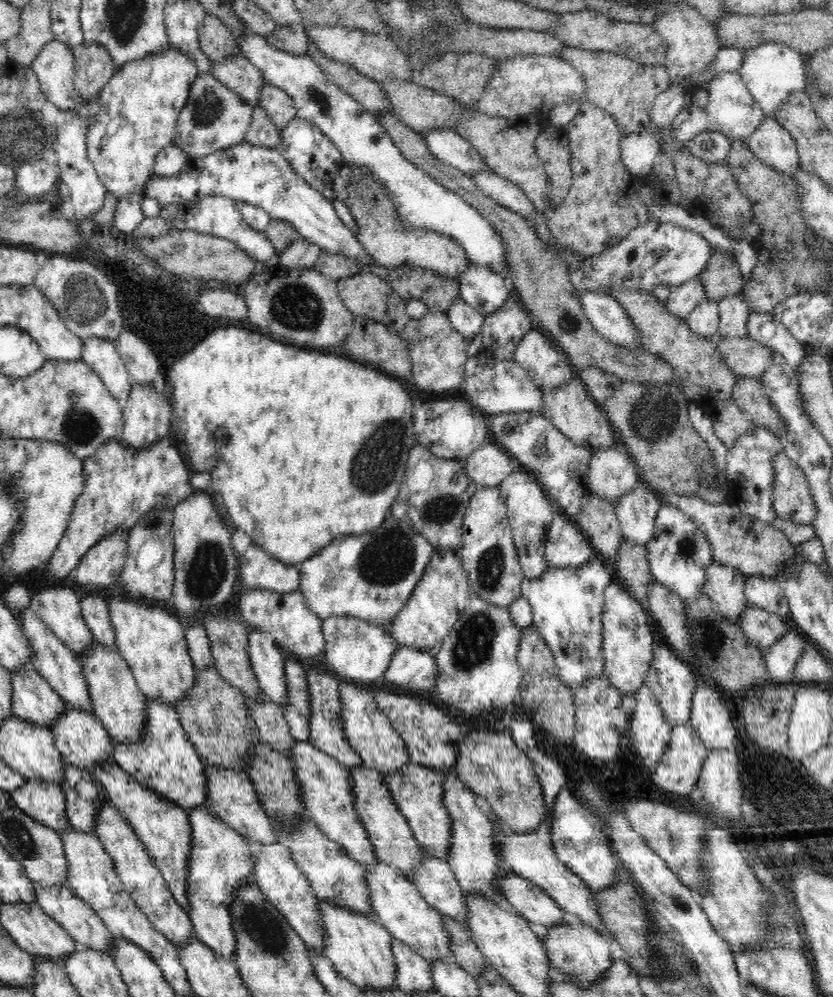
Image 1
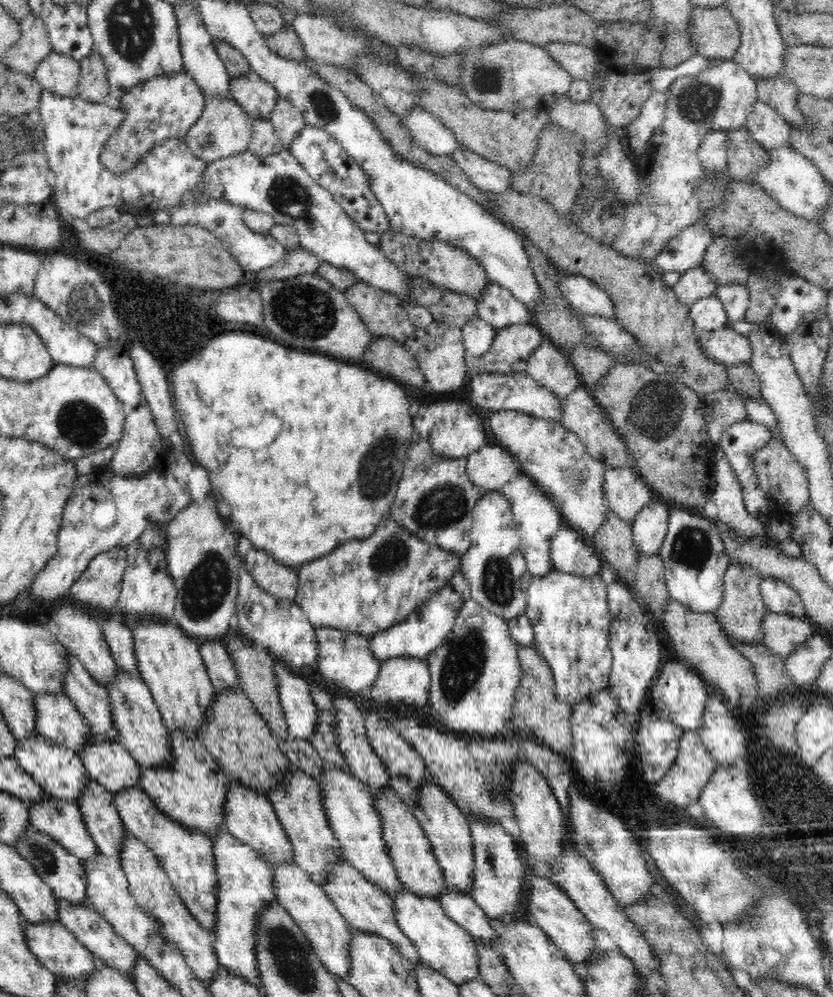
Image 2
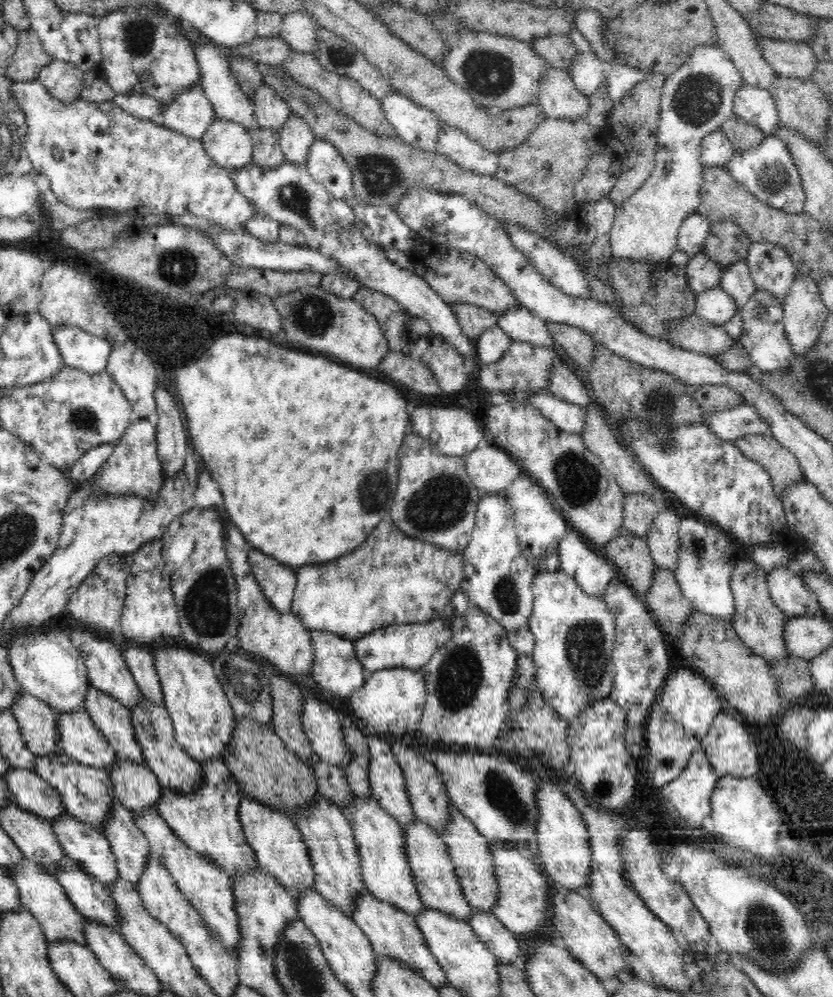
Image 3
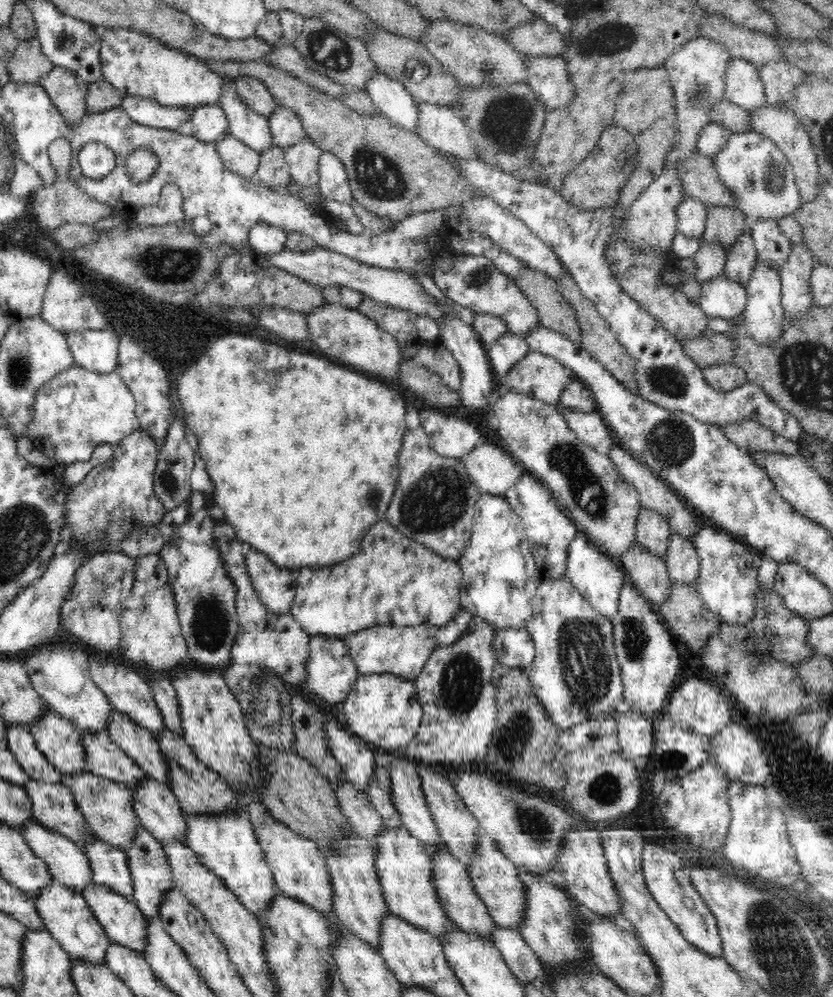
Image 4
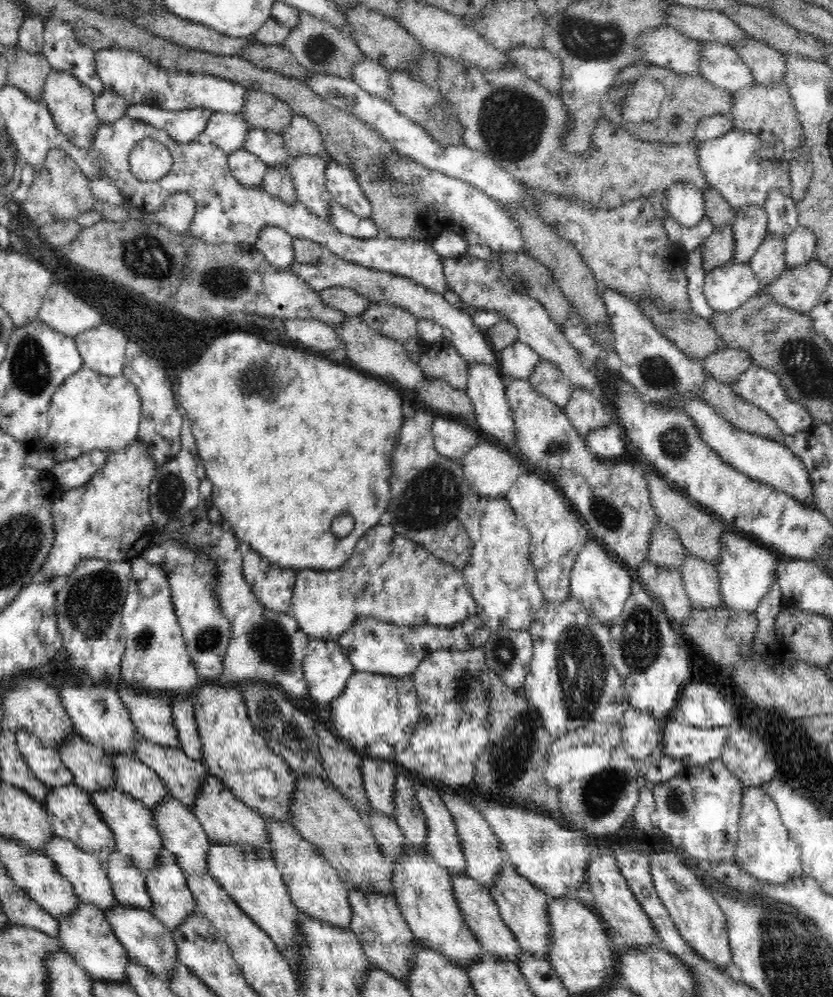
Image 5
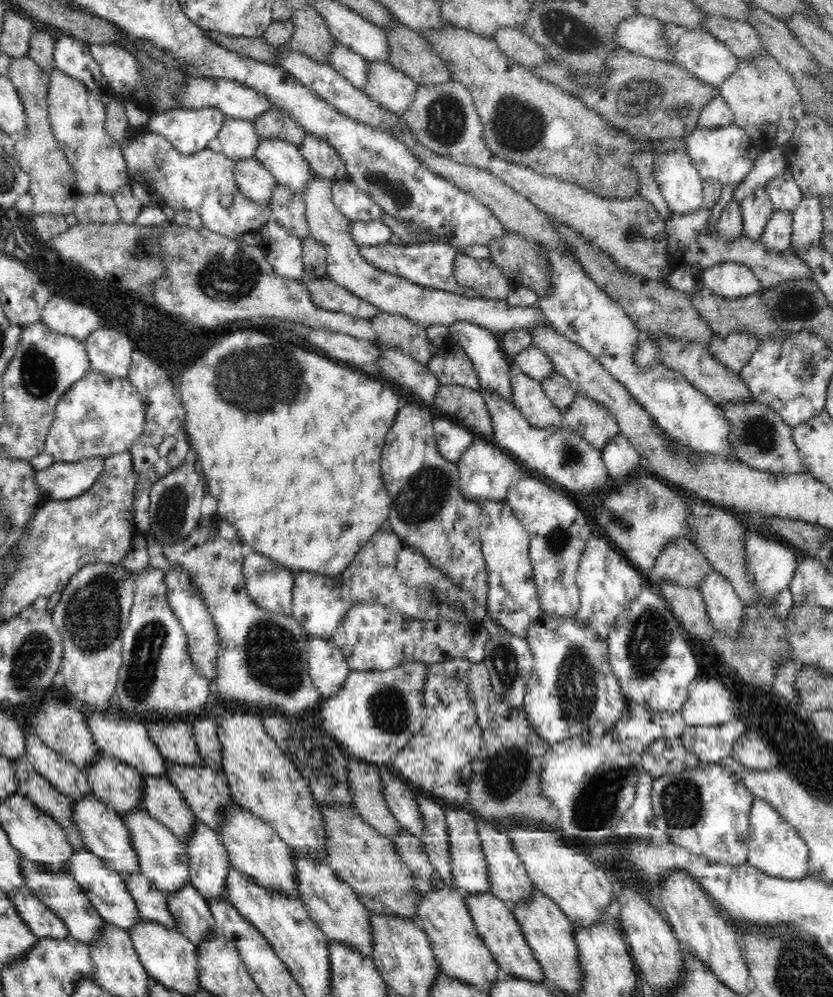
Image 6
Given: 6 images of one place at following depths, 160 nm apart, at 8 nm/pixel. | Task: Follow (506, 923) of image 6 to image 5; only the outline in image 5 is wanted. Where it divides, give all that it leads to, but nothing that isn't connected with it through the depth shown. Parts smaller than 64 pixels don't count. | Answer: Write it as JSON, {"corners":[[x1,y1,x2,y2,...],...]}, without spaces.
{"corners":[[451,875,451,881,458,907,462,911,462,916,464,916,464,921,466,921,466,925,469,926,473,935,478,939,484,952,506,959,506,961,519,962,522,959,519,958,519,952,522,948,518,944,513,932,504,923,498,904,495,903,486,886,476,882,468,875]]}

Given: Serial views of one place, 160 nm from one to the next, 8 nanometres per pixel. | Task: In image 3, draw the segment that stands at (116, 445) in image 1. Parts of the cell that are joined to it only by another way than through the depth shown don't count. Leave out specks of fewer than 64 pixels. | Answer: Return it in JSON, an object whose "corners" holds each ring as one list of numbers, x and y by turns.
{"corners":[[184,469,178,471,173,476,173,479,164,479,159,495,153,503,140,495,132,493,106,495,106,493,95,490,89,480,76,483,63,512,58,548,48,558,44,567,40,568,40,571,32,578,19,604,10,611,7,621,3,624,4,628,11,634,14,634,18,633,14,628,18,628,18,630,22,630,22,628,38,628,46,620,60,617,64,606,69,603,72,593,76,592,76,589,84,582,84,579,96,569,100,560,115,553,124,554,129,558,130,554,136,552,141,544,154,539,161,539,168,530,172,520,195,507,196,489,197,484,190,481]]}

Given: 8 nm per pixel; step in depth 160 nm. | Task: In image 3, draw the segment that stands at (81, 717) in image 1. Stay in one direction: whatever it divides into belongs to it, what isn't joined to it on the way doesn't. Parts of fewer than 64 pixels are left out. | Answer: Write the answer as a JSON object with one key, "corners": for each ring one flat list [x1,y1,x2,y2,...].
{"corners":[[116,760,108,777,114,784,116,799,130,812,144,812,157,808,162,798,162,788,158,778,146,765,135,764,130,760]]}

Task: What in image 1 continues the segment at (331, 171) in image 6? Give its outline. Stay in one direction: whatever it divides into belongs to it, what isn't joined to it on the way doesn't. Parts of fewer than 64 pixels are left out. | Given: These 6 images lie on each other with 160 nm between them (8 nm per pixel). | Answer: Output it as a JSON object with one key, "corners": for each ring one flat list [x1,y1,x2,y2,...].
{"corners":[[241,52,223,61,212,61,211,74,253,107,258,104,263,76]]}

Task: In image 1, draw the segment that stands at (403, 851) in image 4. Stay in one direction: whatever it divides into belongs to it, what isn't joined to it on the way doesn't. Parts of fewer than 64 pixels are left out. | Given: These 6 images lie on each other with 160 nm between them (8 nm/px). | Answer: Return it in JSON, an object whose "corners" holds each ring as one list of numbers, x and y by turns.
{"corners":[[298,741,289,748,295,764,302,791,302,803,304,811,315,820,318,829,333,842,340,844,346,856,360,863,364,868,371,867,378,862,374,845,368,839,368,833,362,825,362,820,354,807,354,795,352,795,352,781,350,770,340,765,336,760,312,743]]}

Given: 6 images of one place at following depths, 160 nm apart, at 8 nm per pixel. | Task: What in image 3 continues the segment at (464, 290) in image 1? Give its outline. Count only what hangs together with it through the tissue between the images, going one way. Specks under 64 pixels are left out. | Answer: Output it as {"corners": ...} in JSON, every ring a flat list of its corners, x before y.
{"corners":[[514,306,506,314,500,314,498,327,518,342,522,341,533,346,554,349,559,352,559,357,565,359,564,354,558,350,552,333,548,331,546,322,538,316,532,315,532,312,529,312,525,307]]}

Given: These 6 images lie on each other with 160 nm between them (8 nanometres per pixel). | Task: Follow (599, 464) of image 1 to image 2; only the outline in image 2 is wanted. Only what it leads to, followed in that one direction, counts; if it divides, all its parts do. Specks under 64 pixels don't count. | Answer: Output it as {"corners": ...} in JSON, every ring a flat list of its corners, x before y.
{"corners":[[606,467,603,489,609,510,631,526,644,505,655,498,653,491,630,467]]}

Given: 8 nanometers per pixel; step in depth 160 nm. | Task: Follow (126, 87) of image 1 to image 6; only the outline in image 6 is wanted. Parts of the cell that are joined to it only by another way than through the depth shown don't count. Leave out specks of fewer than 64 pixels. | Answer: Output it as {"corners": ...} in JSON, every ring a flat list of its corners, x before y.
{"corners":[[232,117,224,119,217,138,221,142,221,152,234,161,254,157,261,139,252,121]]}

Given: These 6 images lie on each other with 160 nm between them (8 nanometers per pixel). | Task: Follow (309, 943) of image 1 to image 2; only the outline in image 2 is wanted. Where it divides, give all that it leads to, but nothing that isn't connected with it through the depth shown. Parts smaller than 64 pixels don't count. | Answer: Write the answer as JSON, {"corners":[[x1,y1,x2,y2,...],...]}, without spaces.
{"corners":[[296,861,272,865,271,870,276,902,290,914,301,931,305,933,312,950,327,971,346,980,351,967,348,956,348,951,351,949,349,948,351,927,345,923,340,912,336,911,322,887,312,881,312,877,300,868]]}

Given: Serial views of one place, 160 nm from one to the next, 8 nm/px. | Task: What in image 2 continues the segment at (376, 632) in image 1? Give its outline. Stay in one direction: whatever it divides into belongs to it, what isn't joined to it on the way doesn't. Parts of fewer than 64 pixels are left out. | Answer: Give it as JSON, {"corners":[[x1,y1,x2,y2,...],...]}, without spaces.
{"corners":[[332,627,315,629,319,652,319,672,326,680,332,680,340,688,355,694,367,693,380,672,381,663,370,649,370,638,356,632]]}

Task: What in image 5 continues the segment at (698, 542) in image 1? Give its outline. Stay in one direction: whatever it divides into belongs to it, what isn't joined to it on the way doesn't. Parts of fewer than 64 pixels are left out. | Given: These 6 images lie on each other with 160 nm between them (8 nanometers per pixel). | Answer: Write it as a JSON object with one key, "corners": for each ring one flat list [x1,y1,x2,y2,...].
{"corners":[[726,530,719,543,720,554,714,566,724,606,738,612,755,612,772,583,777,582,777,569,782,557,734,530]]}

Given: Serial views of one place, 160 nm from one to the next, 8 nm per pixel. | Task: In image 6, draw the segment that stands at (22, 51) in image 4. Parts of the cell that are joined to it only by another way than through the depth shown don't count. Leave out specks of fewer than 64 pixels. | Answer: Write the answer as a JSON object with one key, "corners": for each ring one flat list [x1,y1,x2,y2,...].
{"corners":[[26,53,24,56,12,59,7,76,15,85,24,105,23,133,15,142,15,153,20,166,30,176,29,194,34,205,30,214,57,214,58,216,74,213,76,202,80,200,80,190,74,178,74,169,66,158,66,153,58,144,51,129,47,105,47,94,50,86,50,71,46,71]]}

